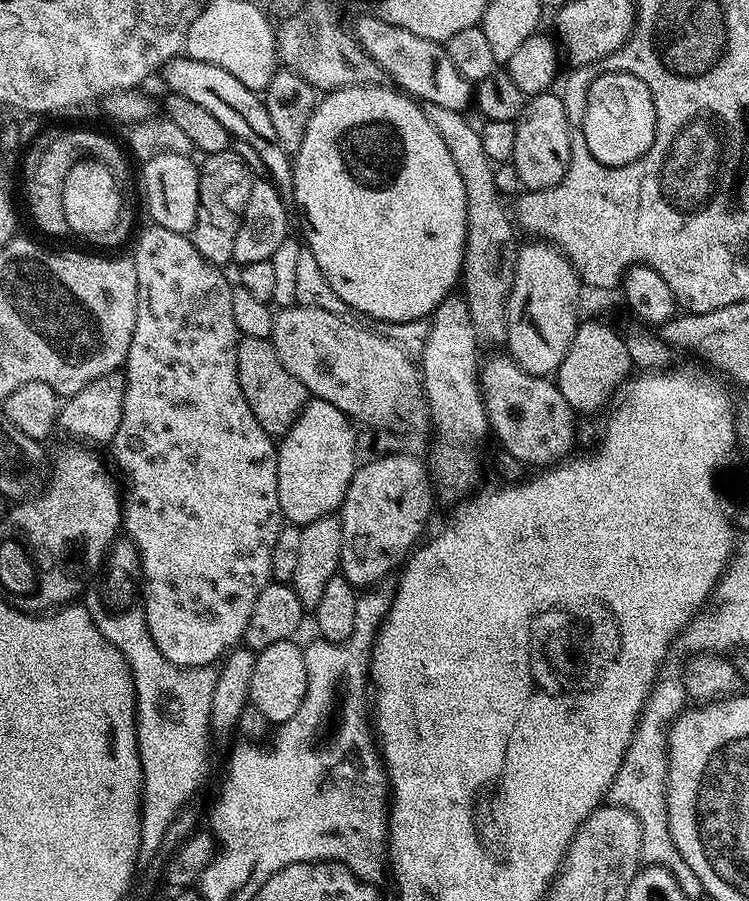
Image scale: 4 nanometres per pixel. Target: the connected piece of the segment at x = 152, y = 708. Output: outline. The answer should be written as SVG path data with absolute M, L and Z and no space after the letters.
M99 591L83 597L90 618L111 644L126 658L136 691L136 745L140 755L140 839L163 841L168 827L192 800L208 776L208 732L212 728L210 702L214 698L217 669L179 668L166 658L150 638L146 618L139 607L125 612L109 610Z

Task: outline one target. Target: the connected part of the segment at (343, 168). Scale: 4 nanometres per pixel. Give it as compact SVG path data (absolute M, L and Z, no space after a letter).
M359 84L353 88L337 88L327 93L312 111L310 122L306 126L306 138L302 138L302 146L294 153L292 173L292 196L298 207L304 211L308 225L304 228L303 243L314 254L314 262L322 270L326 282L356 312L366 314L375 320L386 322L410 322L431 317L436 307L452 291L452 286L461 279L464 263L464 243L466 242L466 189L462 187L462 177L458 174L458 166L454 166L454 158L450 158L450 150L446 150L446 142L438 138L438 130L430 126L430 118L426 118L423 107L413 97L397 90L395 87L378 84Z

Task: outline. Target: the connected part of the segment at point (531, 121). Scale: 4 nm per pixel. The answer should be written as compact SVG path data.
M549 90L527 101L519 120L515 121L516 137L511 164L517 168L518 178L525 189L537 192L553 188L566 174L570 166L570 150L574 139L568 133L570 121L564 109L563 99Z

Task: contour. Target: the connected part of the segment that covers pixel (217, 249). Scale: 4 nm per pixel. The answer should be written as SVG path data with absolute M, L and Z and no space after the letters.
M233 150L210 154L199 167L198 182L198 218L191 230L191 238L198 254L217 266L231 265L234 254L234 237L238 235L238 226L246 210L246 201L250 198L250 186L254 173Z

